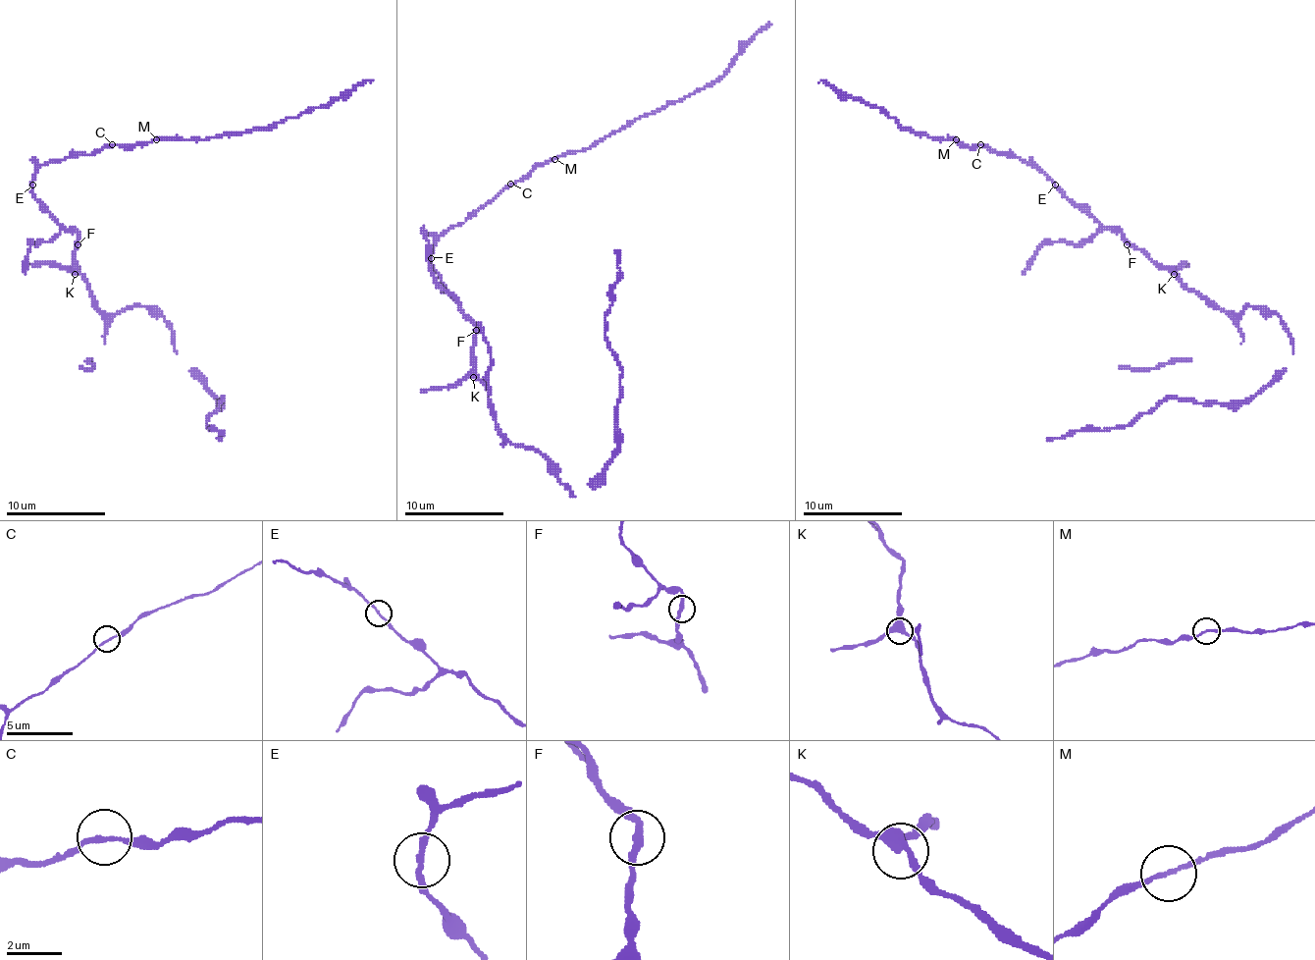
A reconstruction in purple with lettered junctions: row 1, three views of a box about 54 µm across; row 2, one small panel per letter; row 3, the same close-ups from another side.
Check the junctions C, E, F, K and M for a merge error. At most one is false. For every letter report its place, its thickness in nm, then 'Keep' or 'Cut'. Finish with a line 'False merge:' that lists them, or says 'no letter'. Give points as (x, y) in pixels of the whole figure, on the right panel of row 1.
C: Place: (980, 144). Thickness 150 nm. Keep
E: Place: (1055, 185). Thickness 180 nm. Keep
F: Place: (1127, 244). Thickness 240 nm. Keep
K: Place: (1174, 274). Thickness 360 nm. Keep
M: Place: (956, 139). Thickness 150 nm. Keep
False merge: no letter

